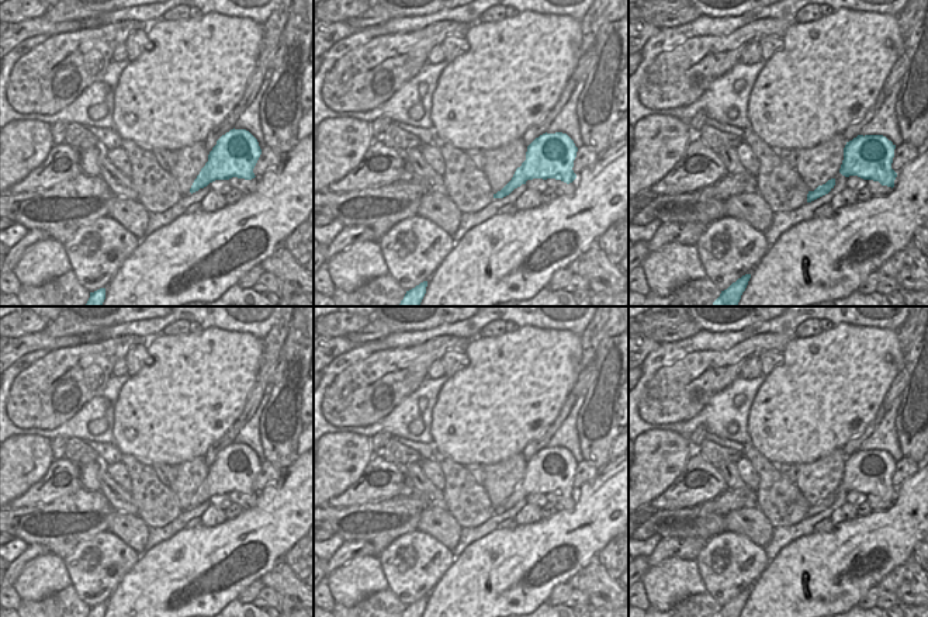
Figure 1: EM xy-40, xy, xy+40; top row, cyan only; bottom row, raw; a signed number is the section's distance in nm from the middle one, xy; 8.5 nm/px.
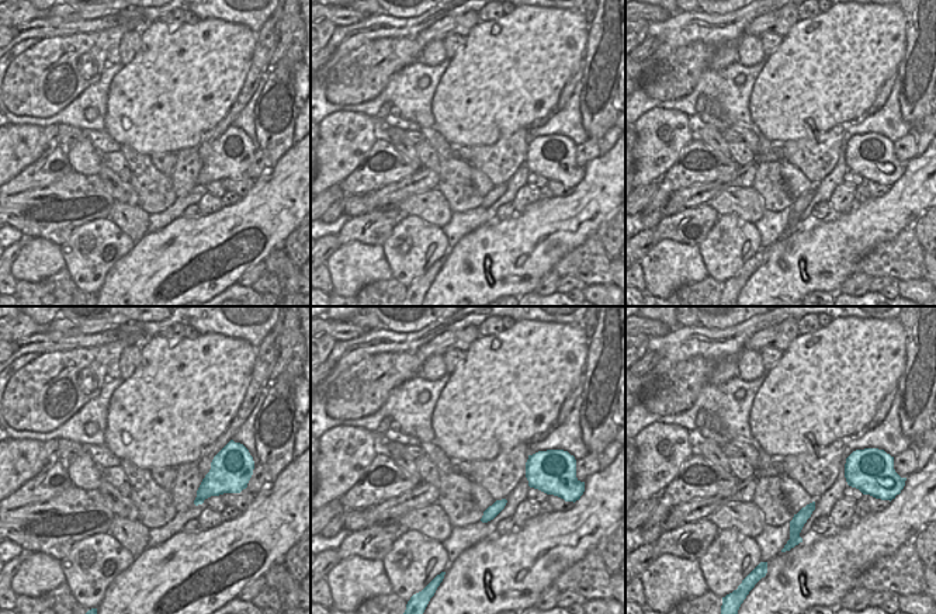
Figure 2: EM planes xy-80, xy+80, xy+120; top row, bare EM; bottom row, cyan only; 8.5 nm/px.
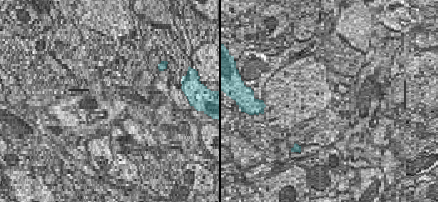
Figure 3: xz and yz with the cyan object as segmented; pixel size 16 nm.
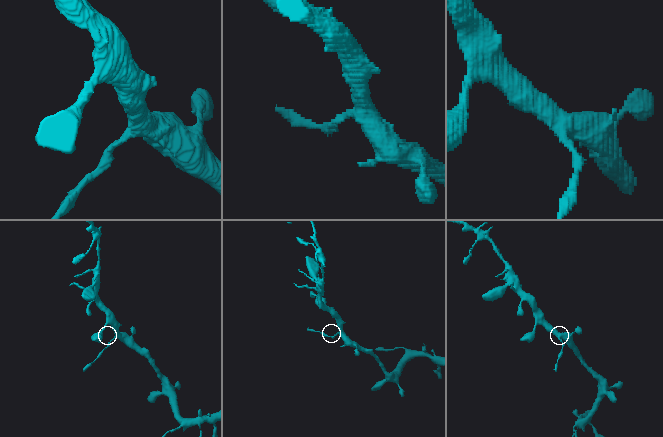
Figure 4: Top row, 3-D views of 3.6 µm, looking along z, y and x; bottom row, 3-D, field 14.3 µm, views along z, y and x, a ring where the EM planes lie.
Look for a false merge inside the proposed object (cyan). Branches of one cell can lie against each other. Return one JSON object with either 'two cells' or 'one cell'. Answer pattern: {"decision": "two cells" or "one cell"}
{"decision": "two cells"}

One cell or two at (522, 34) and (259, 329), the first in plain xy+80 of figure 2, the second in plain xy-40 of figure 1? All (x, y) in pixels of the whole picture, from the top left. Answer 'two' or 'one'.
two

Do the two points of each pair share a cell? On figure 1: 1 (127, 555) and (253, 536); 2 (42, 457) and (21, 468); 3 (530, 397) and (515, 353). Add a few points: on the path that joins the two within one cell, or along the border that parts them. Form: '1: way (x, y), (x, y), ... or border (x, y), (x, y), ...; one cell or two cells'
1: border (139, 555), (120, 583); two cells
2: way (37, 457), (27, 463); one cell
3: way (519, 385), (516, 364); one cell

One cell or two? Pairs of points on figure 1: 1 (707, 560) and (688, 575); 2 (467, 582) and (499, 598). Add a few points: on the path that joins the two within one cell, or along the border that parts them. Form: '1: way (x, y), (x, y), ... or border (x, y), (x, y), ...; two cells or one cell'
1: border (695, 561), (706, 590); two cells
2: way (475, 588), (482, 588), (491, 593); one cell

